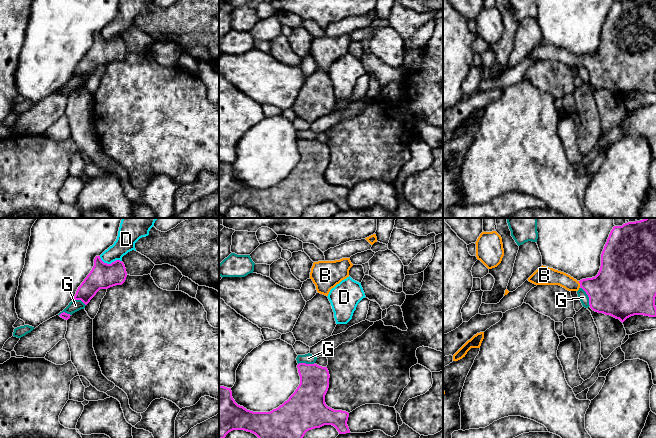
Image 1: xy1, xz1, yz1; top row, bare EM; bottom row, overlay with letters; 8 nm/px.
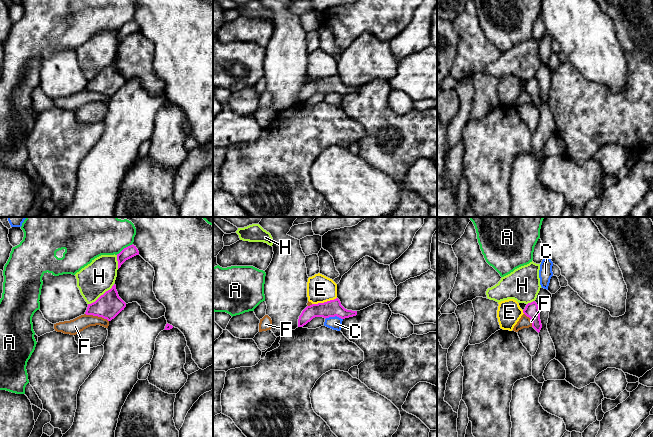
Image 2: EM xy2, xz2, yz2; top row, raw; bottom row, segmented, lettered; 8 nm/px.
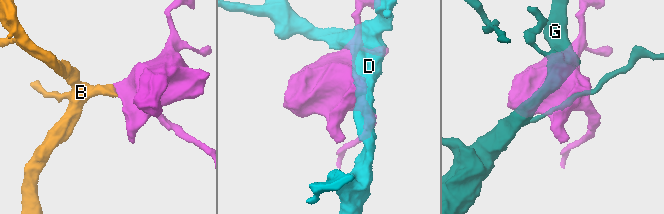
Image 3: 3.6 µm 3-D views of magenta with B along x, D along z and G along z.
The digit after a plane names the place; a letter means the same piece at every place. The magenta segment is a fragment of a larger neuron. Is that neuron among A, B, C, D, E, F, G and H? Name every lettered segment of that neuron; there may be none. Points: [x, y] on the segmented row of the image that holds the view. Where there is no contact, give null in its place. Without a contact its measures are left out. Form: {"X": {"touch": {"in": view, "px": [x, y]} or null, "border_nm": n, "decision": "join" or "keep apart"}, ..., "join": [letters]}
{"A": {"touch": {"in": "xy2", "px": [124, 248]}, "border_nm": 160, "decision": "keep apart"}, "B": {"touch": {"in": "yz1", "px": [580, 284]}, "border_nm": 60, "decision": "join"}, "C": {"touch": {"in": "xz2", "px": [333, 316]}, "border_nm": 140, "decision": "keep apart"}, "D": {"touch": {"in": "xy1", "px": [111, 263]}, "border_nm": 190, "decision": "keep apart"}, "E": {"touch": {"in": "xz2", "px": [324, 302]}, "border_nm": 200, "decision": "keep apart"}, "F": {"touch": {"in": "xy2", "px": [97, 315]}, "border_nm": 200, "decision": "keep apart"}, "G": {"touch": {"in": "yz1", "px": [588, 296]}, "border_nm": 170, "decision": "keep apart"}, "H": {"touch": {"in": "xy2", "px": [101, 295]}, "border_nm": 280, "decision": "keep apart"}, "join": ["B"]}

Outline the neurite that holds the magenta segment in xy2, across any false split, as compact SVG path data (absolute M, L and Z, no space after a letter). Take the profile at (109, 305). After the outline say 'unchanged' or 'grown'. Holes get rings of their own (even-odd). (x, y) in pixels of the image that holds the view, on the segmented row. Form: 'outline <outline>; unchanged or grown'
outline M114 284L110 290L101 295L95 302L88 304L85 314L102 317L111 321L125 307L126 303L119 297Z; unchanged

